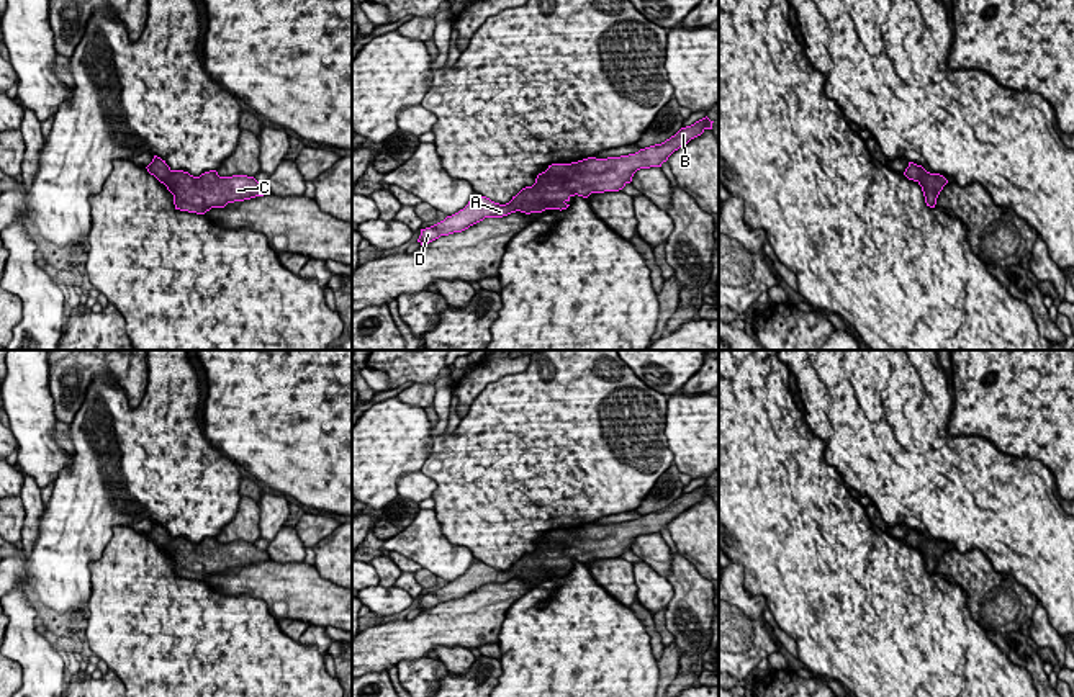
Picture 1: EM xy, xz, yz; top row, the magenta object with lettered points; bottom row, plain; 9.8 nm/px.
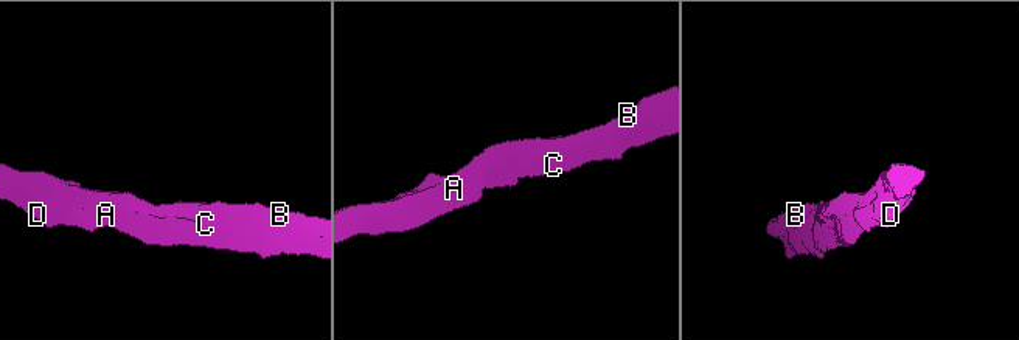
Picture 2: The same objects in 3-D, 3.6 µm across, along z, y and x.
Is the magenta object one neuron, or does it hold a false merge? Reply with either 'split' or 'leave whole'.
leave whole

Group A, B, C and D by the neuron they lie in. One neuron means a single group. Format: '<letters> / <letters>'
A B C D

